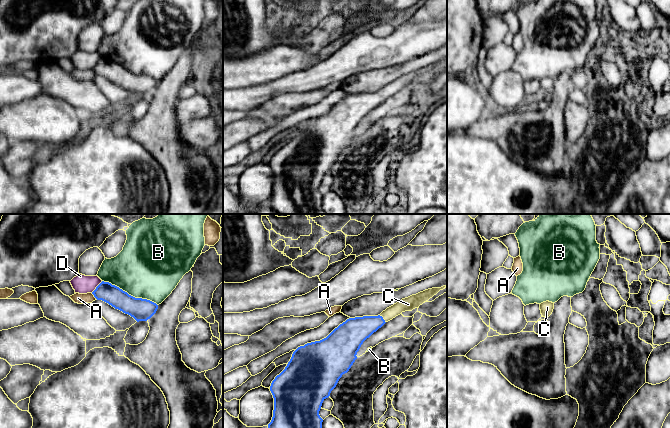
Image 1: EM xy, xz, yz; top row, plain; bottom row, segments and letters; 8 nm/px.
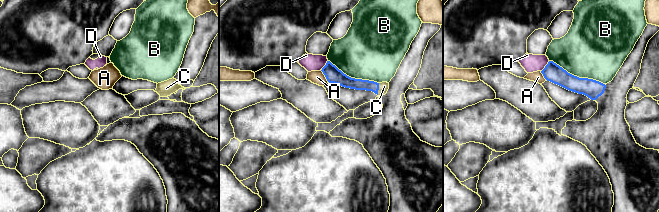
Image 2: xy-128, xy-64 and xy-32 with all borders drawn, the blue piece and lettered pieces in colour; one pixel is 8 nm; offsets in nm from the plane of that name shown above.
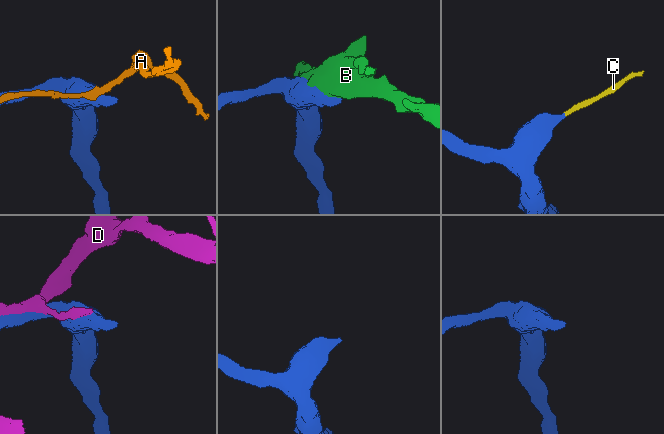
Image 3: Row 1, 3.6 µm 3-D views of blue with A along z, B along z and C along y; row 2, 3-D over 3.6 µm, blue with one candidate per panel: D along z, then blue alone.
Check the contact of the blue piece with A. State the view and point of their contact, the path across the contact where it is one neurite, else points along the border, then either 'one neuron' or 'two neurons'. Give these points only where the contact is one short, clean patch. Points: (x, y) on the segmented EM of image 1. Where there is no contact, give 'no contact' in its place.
meets blue in xy at (94, 296); border along xy (91, 293), (96, 298); two neurons

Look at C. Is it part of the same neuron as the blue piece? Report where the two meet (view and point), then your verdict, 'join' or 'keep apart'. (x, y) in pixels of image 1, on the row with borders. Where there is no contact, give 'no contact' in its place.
contact xz (382, 318); join

